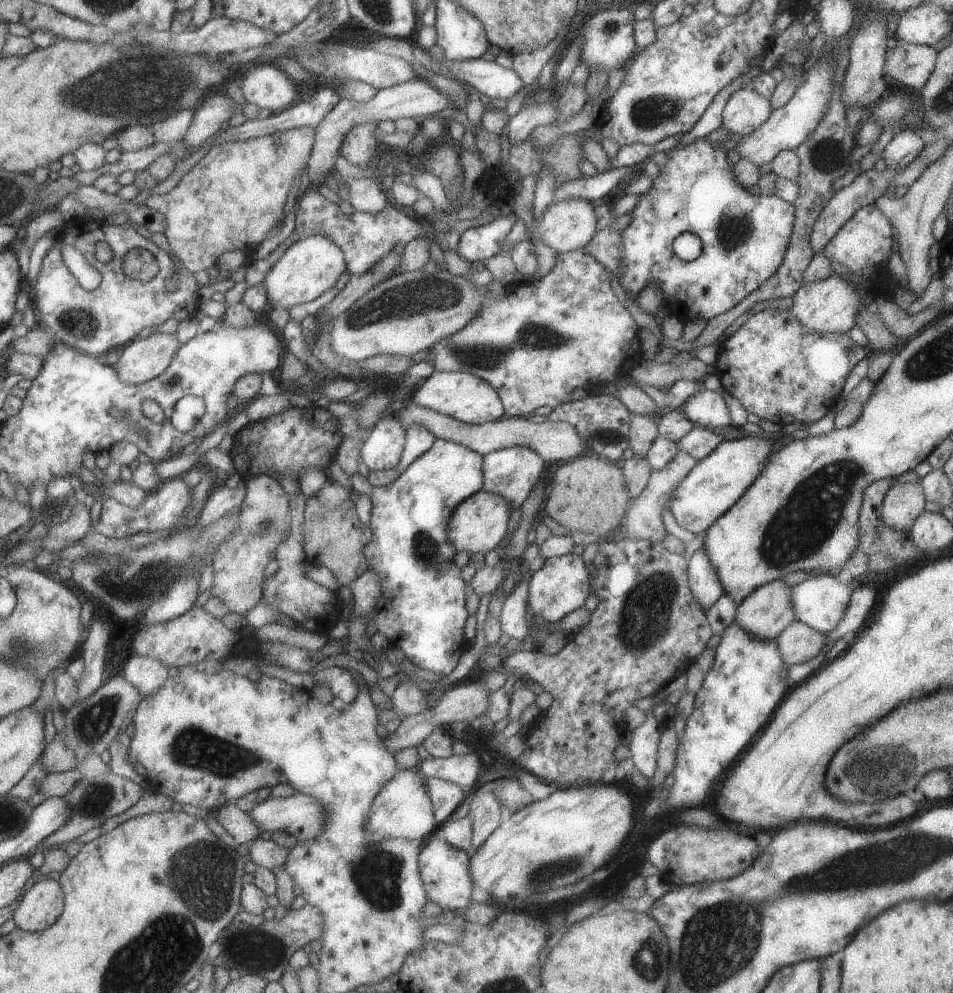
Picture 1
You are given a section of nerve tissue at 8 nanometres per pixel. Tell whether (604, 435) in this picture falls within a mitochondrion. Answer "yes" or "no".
yes

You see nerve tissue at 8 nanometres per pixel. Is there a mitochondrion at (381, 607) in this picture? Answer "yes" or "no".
no

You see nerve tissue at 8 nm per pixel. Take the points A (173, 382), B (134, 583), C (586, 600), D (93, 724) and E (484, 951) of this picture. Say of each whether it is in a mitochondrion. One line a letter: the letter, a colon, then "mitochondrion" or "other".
A: mitochondrion
B: mitochondrion
C: other
D: mitochondrion
E: other

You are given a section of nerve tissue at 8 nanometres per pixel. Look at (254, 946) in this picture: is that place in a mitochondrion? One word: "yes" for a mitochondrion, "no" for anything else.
yes

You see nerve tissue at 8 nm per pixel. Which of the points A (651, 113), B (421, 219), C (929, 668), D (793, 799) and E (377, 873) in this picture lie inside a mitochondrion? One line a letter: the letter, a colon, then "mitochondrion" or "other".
A: mitochondrion
B: other
C: other
D: other
E: mitochondrion

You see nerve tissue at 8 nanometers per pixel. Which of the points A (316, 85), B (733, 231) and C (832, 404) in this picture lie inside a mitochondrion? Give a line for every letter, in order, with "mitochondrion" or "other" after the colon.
A: other
B: mitochondrion
C: other

